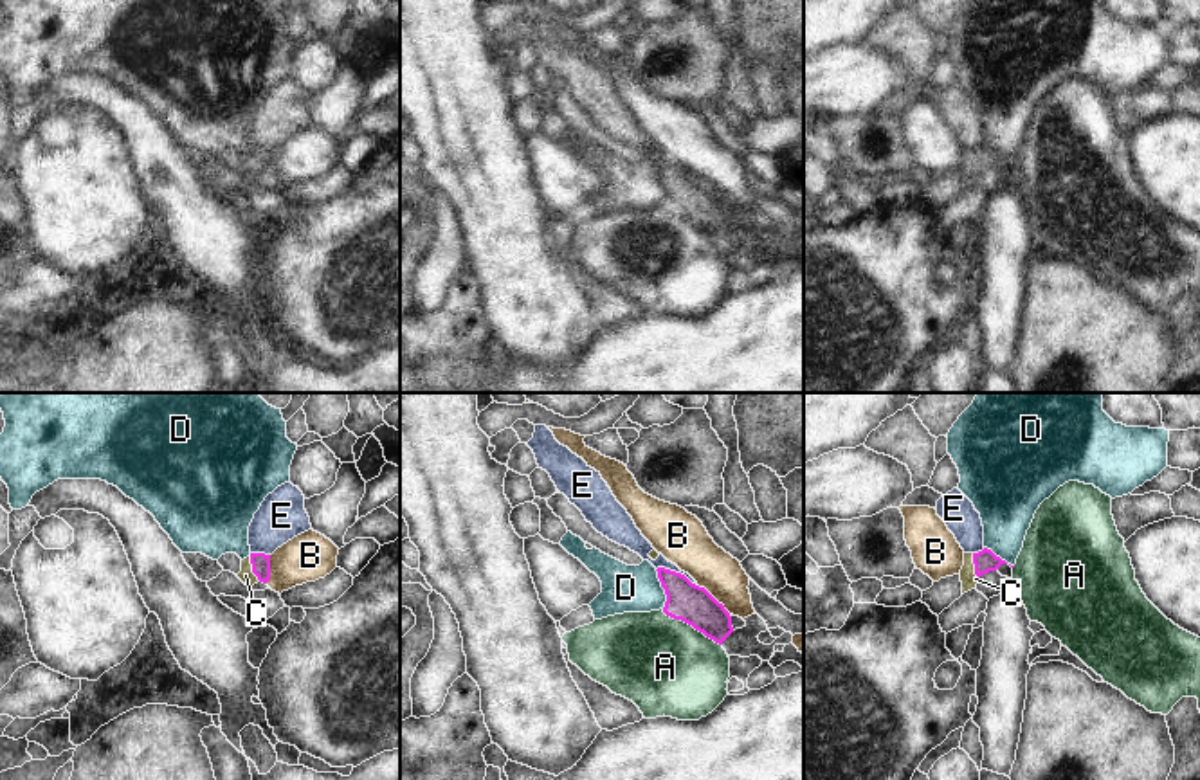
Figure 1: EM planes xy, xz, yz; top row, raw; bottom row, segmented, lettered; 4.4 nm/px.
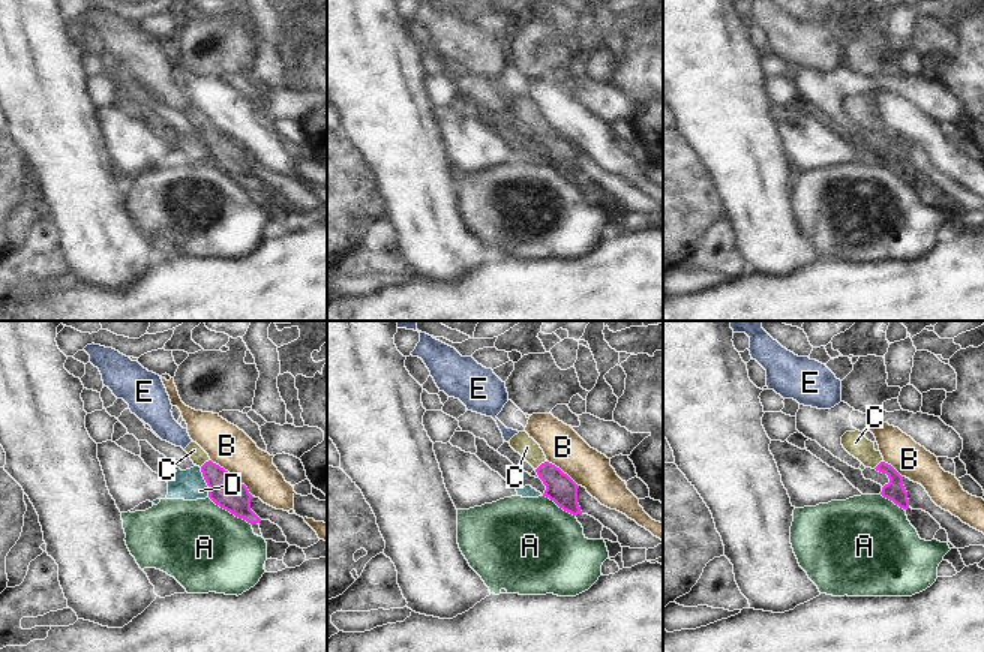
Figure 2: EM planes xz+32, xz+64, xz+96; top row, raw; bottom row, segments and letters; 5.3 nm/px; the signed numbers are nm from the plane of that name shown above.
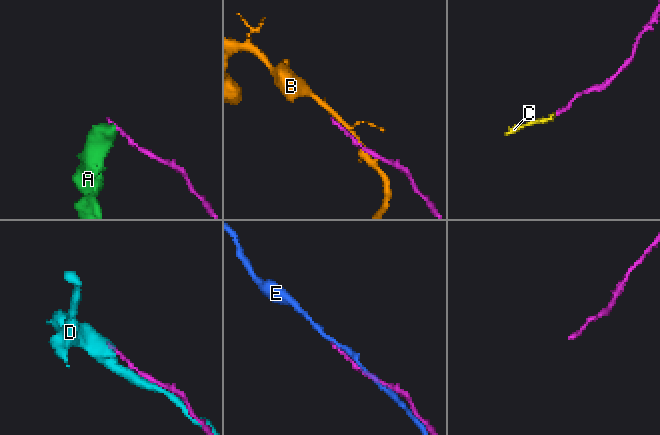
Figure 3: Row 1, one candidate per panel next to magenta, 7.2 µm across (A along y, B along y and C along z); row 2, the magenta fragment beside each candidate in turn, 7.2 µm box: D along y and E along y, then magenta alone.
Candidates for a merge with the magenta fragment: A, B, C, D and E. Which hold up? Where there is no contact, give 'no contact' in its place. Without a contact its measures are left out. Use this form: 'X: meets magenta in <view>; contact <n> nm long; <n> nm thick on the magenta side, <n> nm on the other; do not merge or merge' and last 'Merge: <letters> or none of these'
A: meets magenta in xz; contact 320 nm long; 170 nm thick on the magenta side, 420 nm on the other; do not merge
B: meets magenta in xz; contact 200 nm long; 170 nm thick on the magenta side, 200 nm on the other; do not merge
C: meets magenta in xy; contact 120 nm long; 80 nm thick on the magenta side, 70 nm on the other; merge
D: meets magenta in xz; contact 180 nm long; 170 nm thick on the magenta side, 200 nm on the other; do not merge
E: meets magenta in xz; contact 200 nm long; 170 nm thick on the magenta side, 100 nm on the other; do not merge
Merge: C

